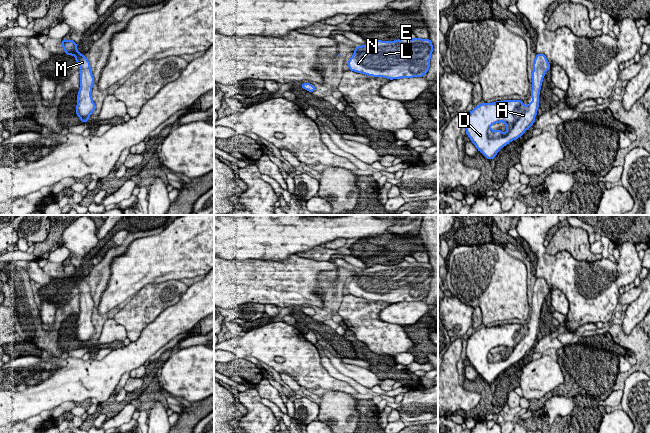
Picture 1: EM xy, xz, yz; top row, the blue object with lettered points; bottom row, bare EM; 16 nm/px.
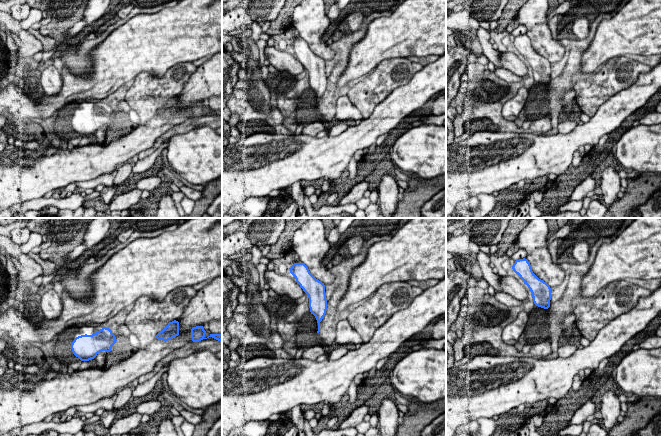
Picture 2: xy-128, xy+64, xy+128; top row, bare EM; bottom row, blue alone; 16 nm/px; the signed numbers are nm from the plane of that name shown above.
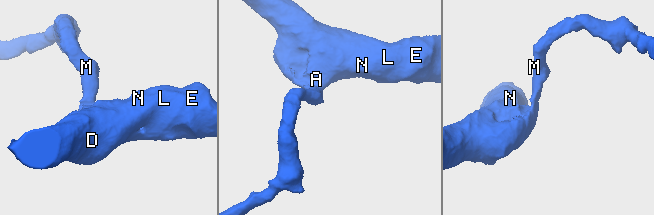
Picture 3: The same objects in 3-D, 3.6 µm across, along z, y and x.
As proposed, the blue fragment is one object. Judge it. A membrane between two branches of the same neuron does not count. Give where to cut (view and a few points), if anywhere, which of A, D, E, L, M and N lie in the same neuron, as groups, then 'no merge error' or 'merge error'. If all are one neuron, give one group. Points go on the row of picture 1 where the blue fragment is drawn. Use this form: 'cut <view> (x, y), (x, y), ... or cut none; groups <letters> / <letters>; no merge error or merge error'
cut none; groups A D E L M N; no merge error

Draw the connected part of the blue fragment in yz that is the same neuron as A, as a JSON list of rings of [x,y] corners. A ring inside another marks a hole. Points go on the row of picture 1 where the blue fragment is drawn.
[[[536,54],[532,72],[532,102],[527,106],[521,100],[484,102],[466,115],[466,134],[487,159],[495,159],[501,148],[521,137],[533,125],[542,81],[550,67],[544,54]],[[499,122],[506,124],[505,133],[490,128]]]

